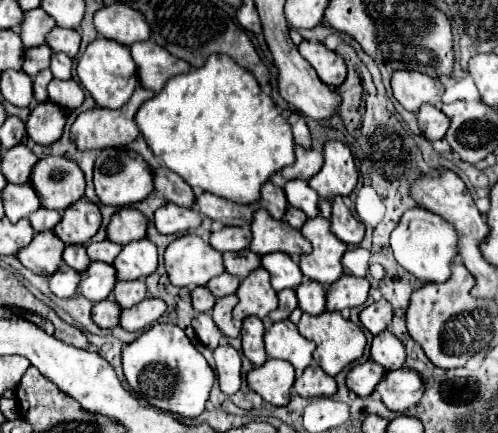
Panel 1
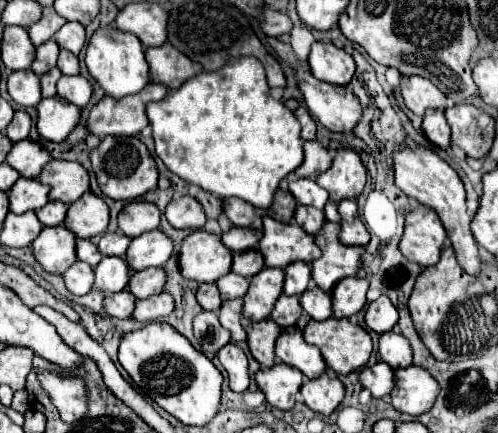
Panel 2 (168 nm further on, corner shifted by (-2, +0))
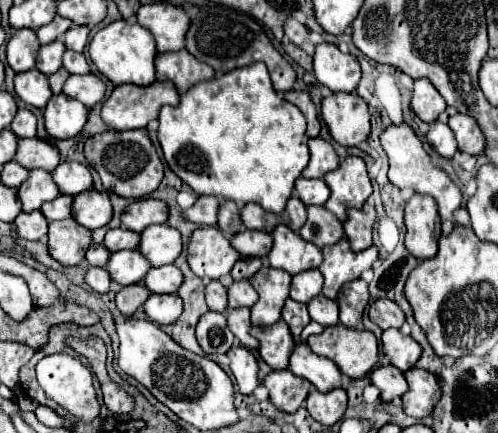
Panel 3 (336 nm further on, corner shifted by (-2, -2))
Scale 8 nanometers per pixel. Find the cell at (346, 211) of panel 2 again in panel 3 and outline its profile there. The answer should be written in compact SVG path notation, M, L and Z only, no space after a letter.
M348 210L348 220L344 222L344 232L346 238L350 240L350 248L354 252L366 250L372 246L372 224L374 224L376 212L366 212L366 210Z

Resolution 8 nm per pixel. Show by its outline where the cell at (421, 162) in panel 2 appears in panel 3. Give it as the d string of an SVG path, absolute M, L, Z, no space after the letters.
M402 124L402 126L390 126L382 136L380 136L380 142L382 142L382 148L384 152L388 154L388 160L390 160L390 170L388 170L388 180L398 186L400 190L402 188L410 188L414 190L416 194L430 194L436 204L438 204L438 214L442 220L450 220L452 224L456 224L454 220L454 210L460 208L462 204L462 192L460 188L450 180L450 176L442 170L442 168L436 168L432 162L430 162L430 156L426 154L426 150L422 148L422 142L418 140L418 136L414 134L414 130L408 126L408 124Z

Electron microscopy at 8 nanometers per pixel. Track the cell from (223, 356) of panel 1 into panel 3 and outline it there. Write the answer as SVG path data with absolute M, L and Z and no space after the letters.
M234 346L226 354L230 358L230 370L236 378L238 390L242 394L252 394L252 390L260 384L258 380L258 364L254 354L244 346Z

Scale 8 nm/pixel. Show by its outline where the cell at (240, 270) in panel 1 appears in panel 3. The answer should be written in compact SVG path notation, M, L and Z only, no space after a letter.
M240 258L240 260L234 264L230 276L232 276L234 280L250 280L260 268L262 268L262 260L260 260L260 258Z

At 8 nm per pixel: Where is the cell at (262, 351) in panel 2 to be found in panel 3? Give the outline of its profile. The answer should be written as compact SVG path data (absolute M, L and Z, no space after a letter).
M278 320L272 326L256 326L252 328L252 336L260 342L258 354L272 370L284 370L286 358L294 348L294 338L286 326L286 322Z

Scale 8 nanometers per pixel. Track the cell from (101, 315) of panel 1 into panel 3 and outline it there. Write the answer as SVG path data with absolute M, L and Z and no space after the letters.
M130 284L124 286L118 294L116 294L116 308L120 314L124 316L132 316L136 312L136 308L140 308L146 298L150 296L150 292L146 290L144 284Z

